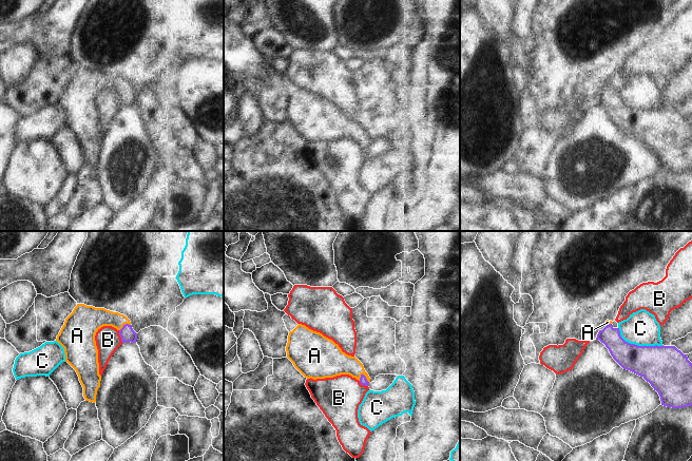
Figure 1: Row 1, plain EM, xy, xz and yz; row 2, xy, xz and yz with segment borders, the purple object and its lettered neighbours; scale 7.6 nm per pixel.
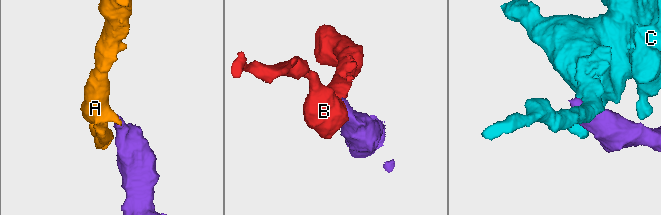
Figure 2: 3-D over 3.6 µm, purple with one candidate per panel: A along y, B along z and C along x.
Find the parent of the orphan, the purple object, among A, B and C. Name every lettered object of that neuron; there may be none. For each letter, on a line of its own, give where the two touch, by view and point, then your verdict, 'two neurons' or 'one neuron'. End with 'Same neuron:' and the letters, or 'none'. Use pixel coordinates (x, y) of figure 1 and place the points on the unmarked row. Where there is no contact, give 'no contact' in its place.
A: xz (365, 140) | one neuron
B: xy (120, 100) | two neurons
C: yz (637, 109) | two neurons
Same neuron: A

